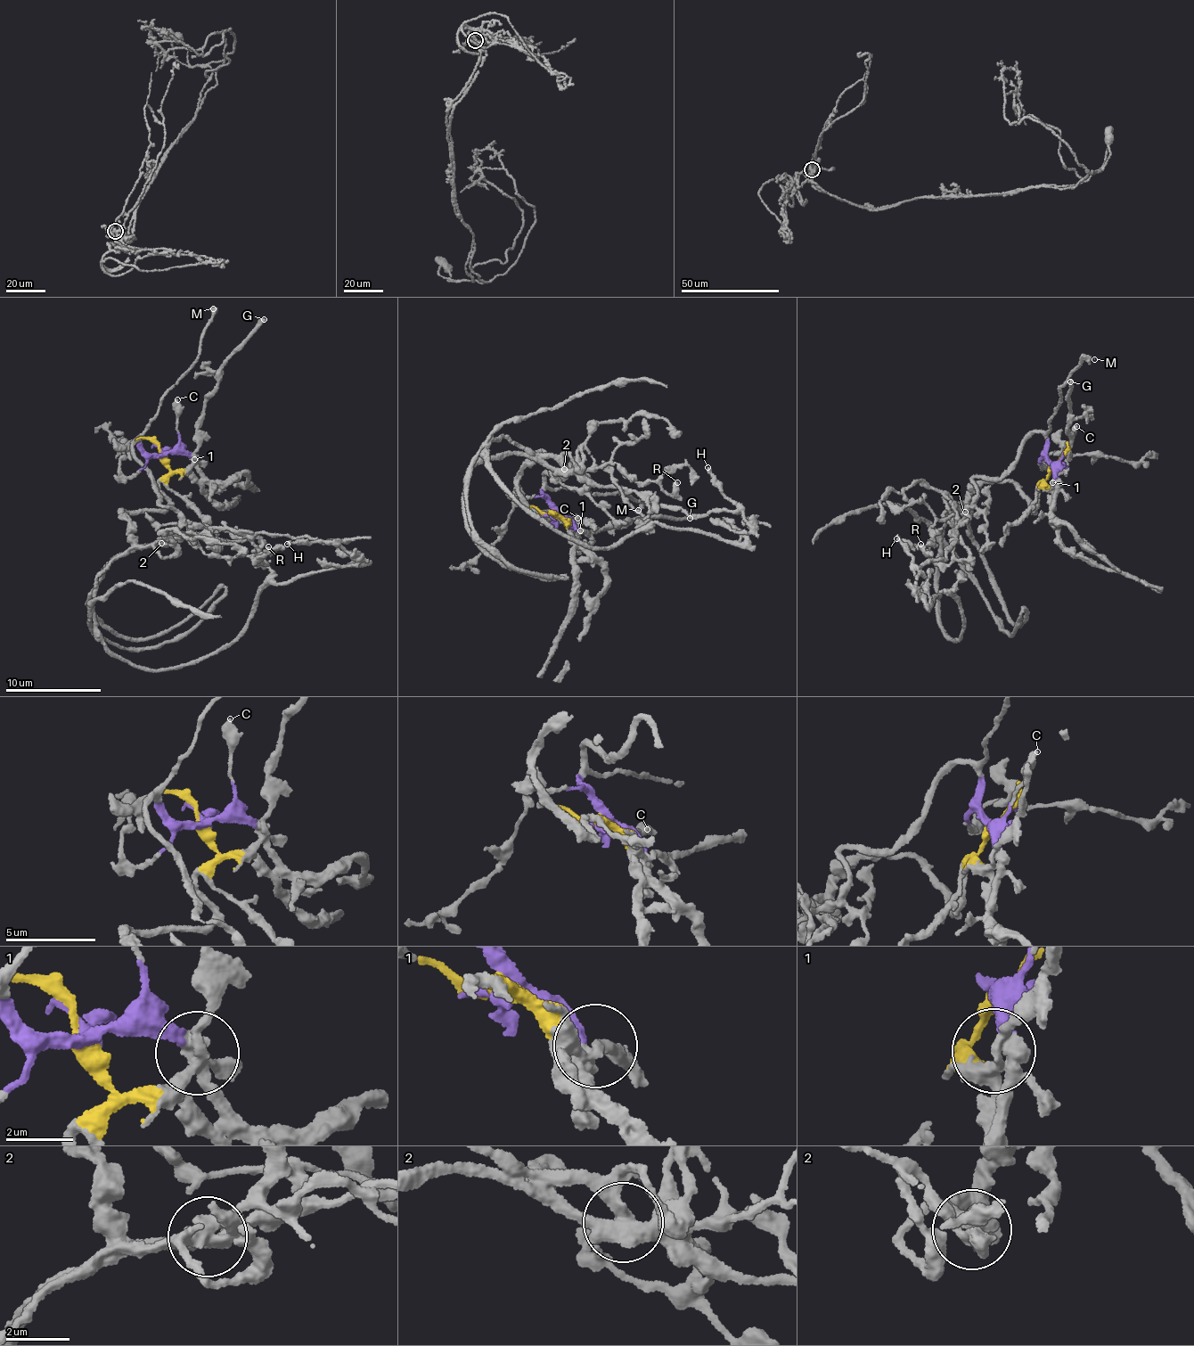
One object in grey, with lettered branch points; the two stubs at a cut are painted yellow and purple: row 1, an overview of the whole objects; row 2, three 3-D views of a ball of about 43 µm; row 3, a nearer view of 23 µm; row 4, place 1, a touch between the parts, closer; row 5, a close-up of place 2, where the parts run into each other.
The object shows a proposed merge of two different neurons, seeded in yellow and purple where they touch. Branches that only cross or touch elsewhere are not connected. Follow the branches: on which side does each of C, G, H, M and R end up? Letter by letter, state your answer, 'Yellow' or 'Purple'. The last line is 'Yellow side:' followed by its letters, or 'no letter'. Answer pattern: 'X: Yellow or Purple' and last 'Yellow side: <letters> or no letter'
C: Purple
G: Yellow
H: Yellow
M: Purple
R: Purple
Yellow side: G, H

